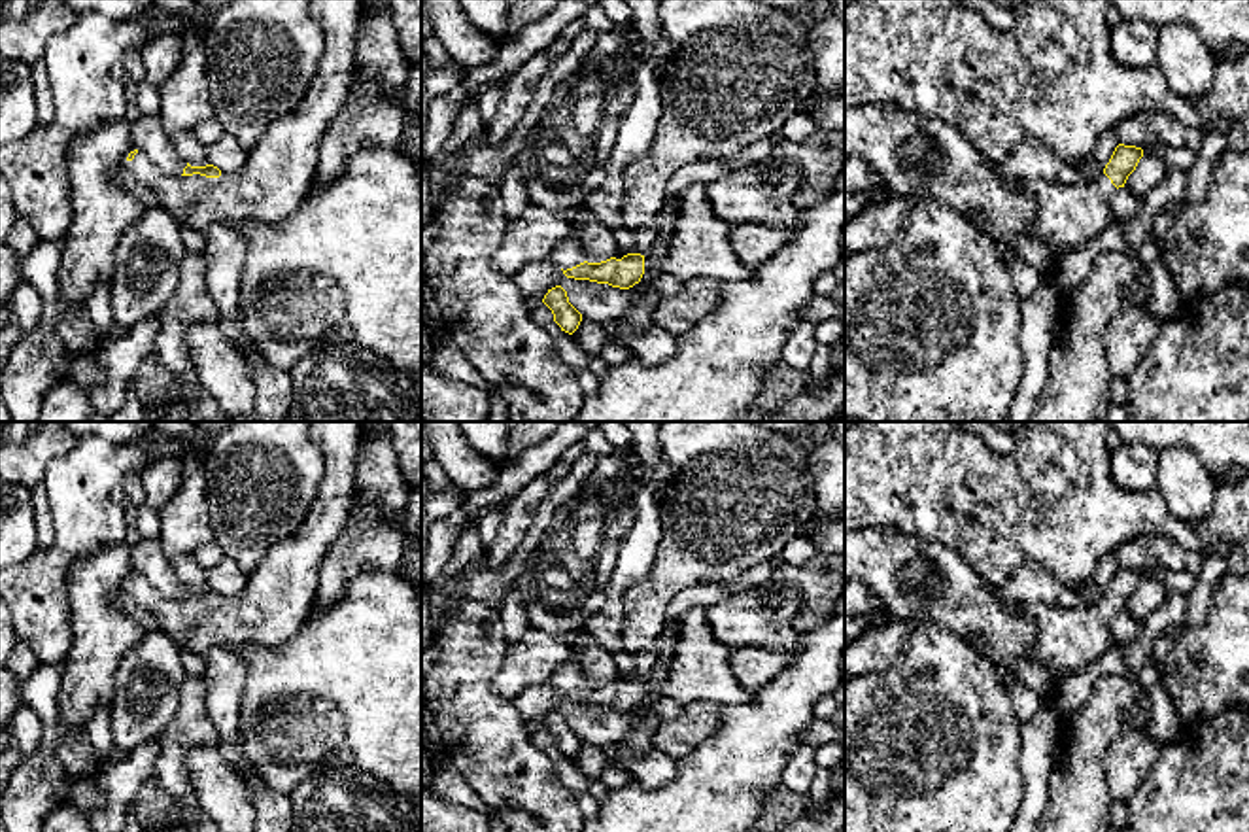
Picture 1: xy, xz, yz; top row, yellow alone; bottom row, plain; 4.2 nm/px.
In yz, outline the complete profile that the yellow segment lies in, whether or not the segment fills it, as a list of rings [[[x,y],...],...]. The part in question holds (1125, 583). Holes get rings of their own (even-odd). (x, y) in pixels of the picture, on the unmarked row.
[[[1119,567],[1104,598],[1092,607],[1058,607],[1043,601],[1013,605],[1018,616],[1032,618],[1039,628],[1028,656],[1064,677],[1086,669],[1113,645],[1111,618],[1124,611],[1141,581],[1141,571]]]

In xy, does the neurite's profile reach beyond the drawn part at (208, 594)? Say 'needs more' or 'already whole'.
needs more

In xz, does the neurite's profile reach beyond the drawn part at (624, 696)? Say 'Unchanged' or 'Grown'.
Grown

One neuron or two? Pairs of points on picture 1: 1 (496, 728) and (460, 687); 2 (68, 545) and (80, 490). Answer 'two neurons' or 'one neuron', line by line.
1: one neuron
2: one neuron

